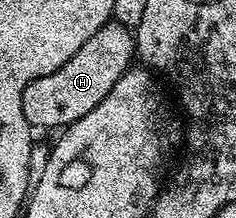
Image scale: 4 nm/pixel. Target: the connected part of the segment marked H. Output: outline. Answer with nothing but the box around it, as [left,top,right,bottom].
[23,20,135,131]

